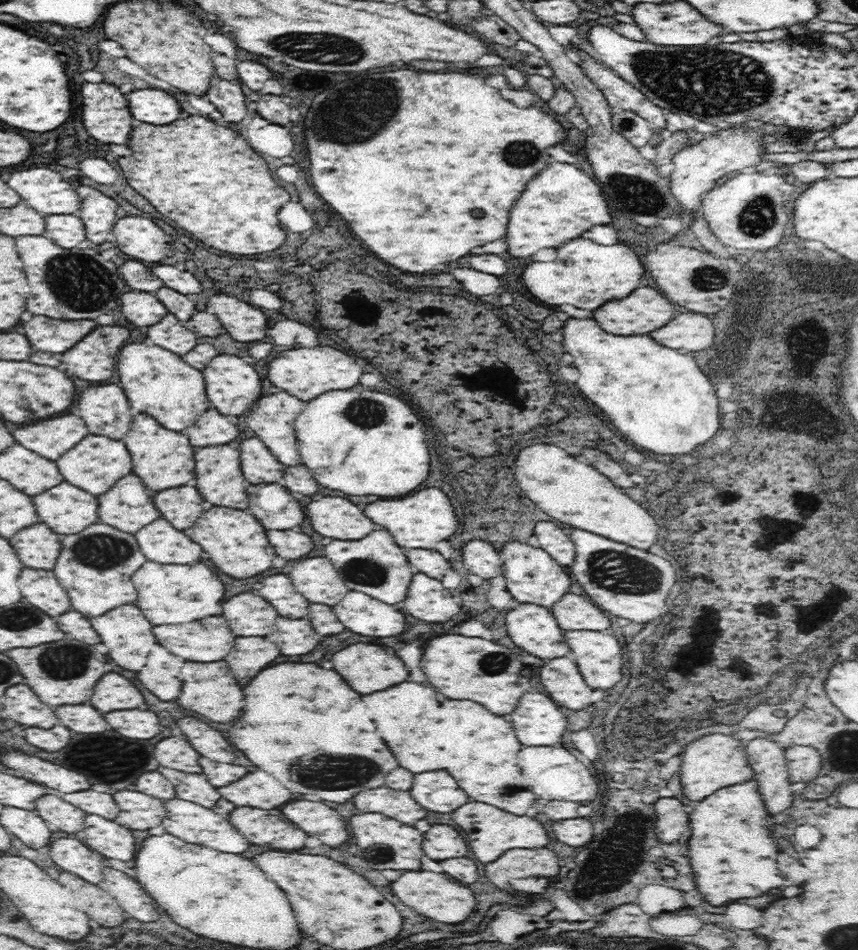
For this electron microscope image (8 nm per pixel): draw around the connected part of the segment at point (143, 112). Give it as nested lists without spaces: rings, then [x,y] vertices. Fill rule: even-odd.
[[[136,90],[128,96],[130,112],[136,120],[148,124],[170,124],[178,120],[178,102],[162,90]]]

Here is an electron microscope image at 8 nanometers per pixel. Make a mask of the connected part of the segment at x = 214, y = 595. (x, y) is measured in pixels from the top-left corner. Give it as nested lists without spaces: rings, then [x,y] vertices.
[[[144,562],[132,576],[132,582],[138,590],[136,606],[148,616],[154,626],[160,624],[184,624],[200,620],[200,616],[220,616],[224,586],[218,576],[204,564],[160,564]]]

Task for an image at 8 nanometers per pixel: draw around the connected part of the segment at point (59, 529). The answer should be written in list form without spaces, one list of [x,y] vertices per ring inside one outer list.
[[[60,482],[52,490],[36,494],[34,506],[40,522],[60,534],[78,534],[100,522],[98,498],[70,482]]]

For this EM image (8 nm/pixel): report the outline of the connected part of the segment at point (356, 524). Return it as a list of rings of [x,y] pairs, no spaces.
[[[324,496],[306,508],[310,524],[324,538],[362,540],[378,530],[378,524],[364,516],[364,512],[346,498]]]

